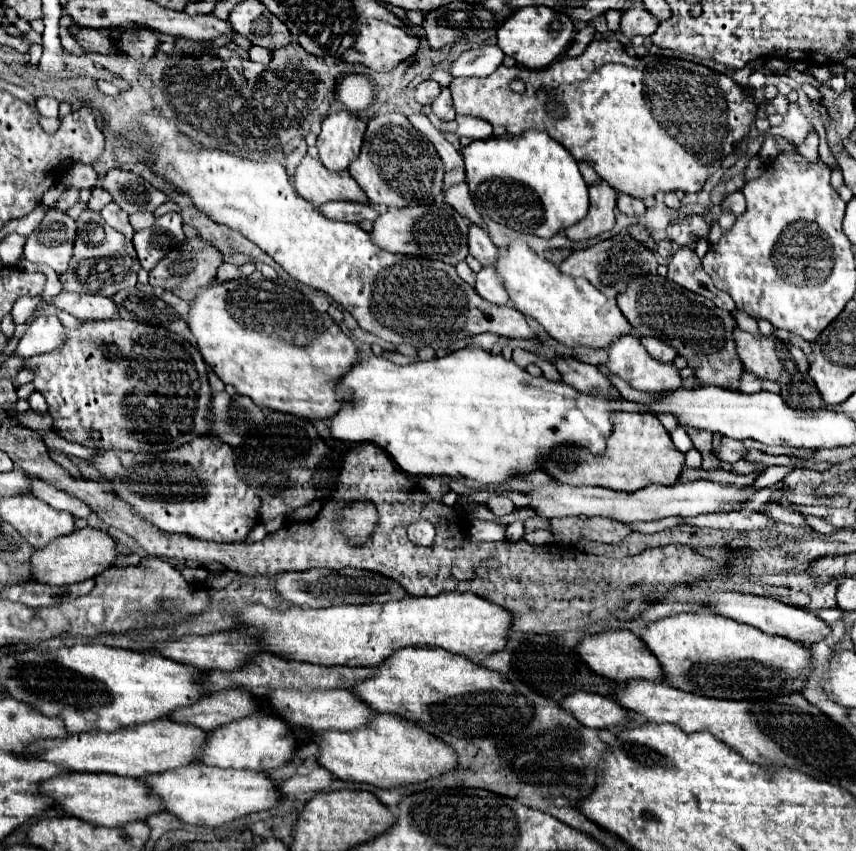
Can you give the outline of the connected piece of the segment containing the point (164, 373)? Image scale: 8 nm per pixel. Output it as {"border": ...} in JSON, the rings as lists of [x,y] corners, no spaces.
{"border":[[[122,318],[82,322],[78,328],[66,330],[64,344],[58,346],[56,350],[48,352],[48,354],[34,356],[34,358],[26,358],[24,368],[32,370],[32,374],[34,374],[32,384],[36,386],[36,392],[40,392],[48,402],[48,414],[52,416],[54,432],[58,436],[66,438],[68,442],[78,442],[78,444],[94,448],[94,450],[104,448],[104,450],[130,450],[130,452],[162,452],[162,450],[172,450],[176,446],[188,444],[194,438],[204,436],[208,432],[206,412],[208,412],[208,404],[210,404],[210,398],[212,398],[212,390],[208,386],[208,366],[204,364],[198,350],[188,340],[184,340],[182,336],[170,332],[170,340],[168,340],[168,330],[166,328],[150,326],[150,324],[142,324],[142,322],[132,322],[132,320],[122,320]]]}

